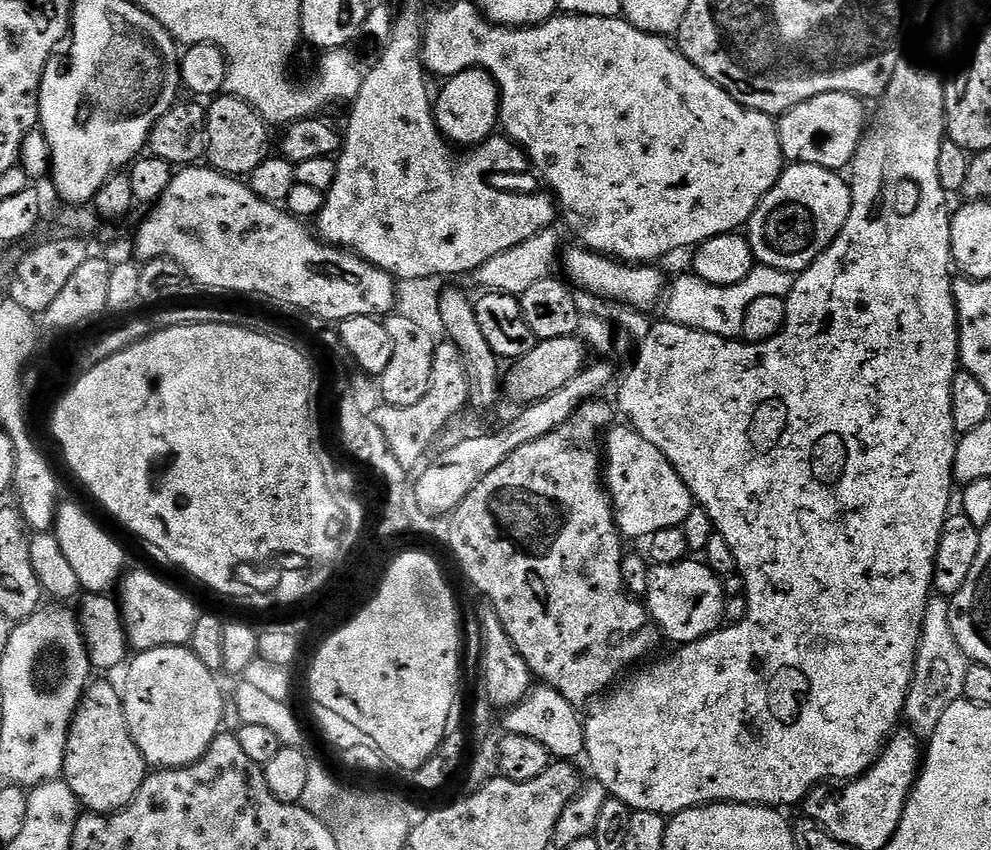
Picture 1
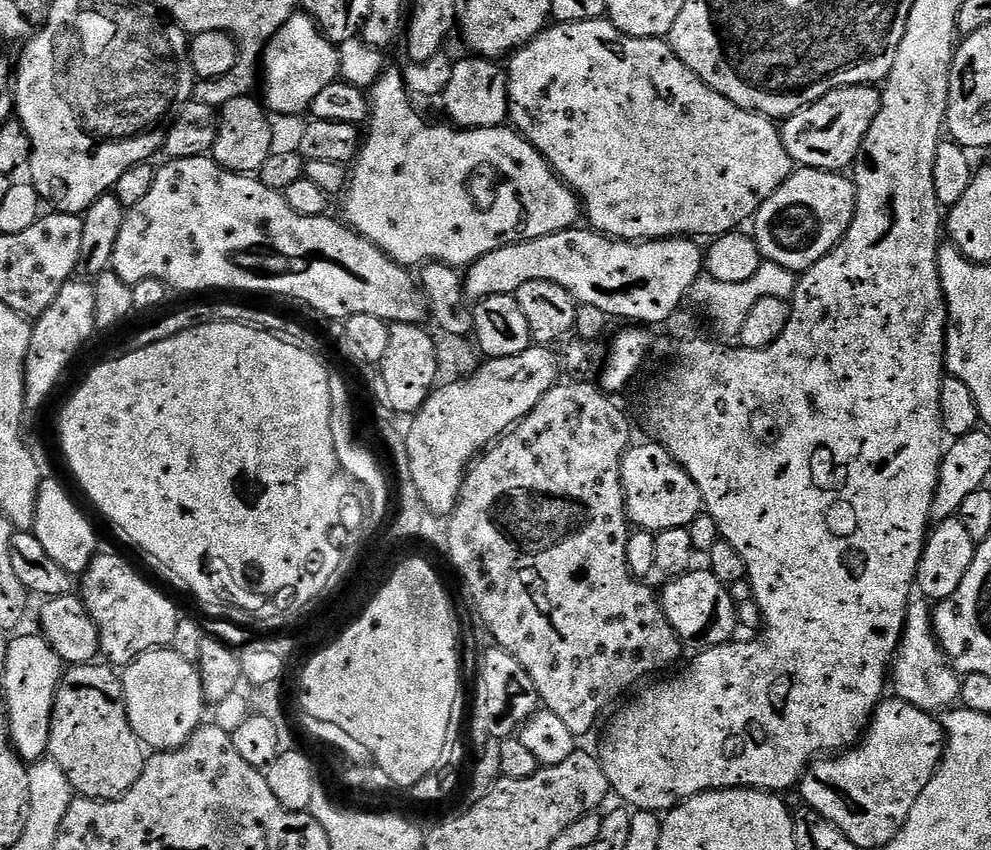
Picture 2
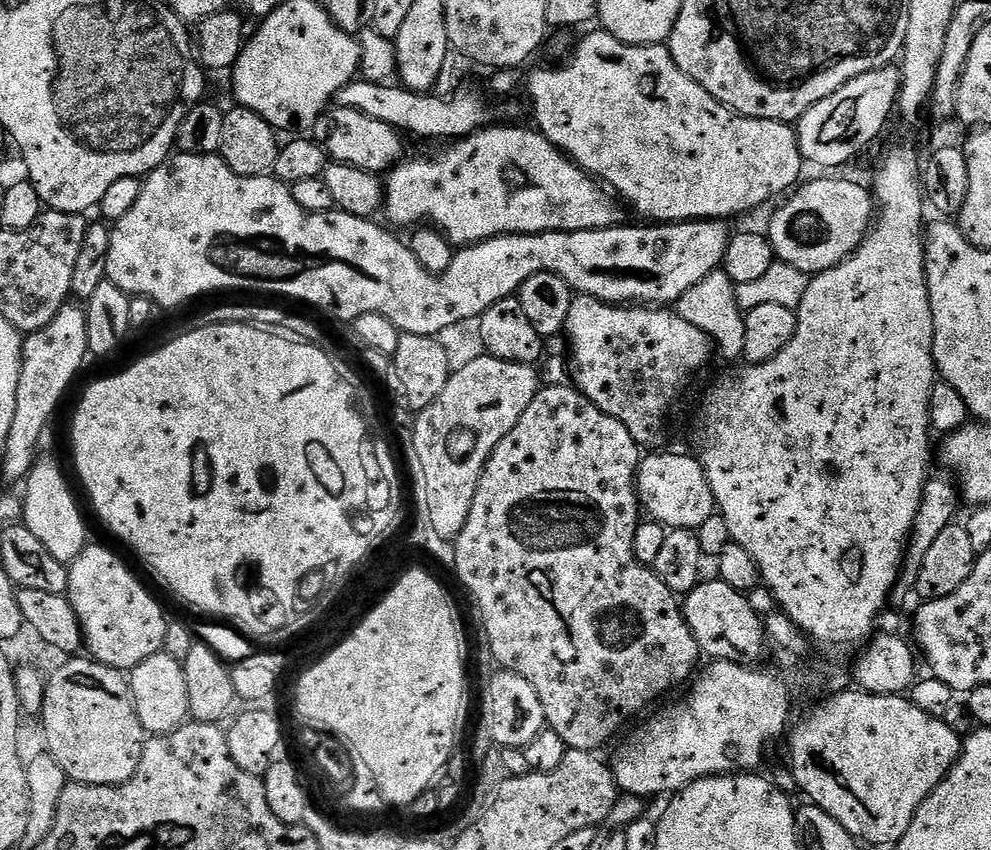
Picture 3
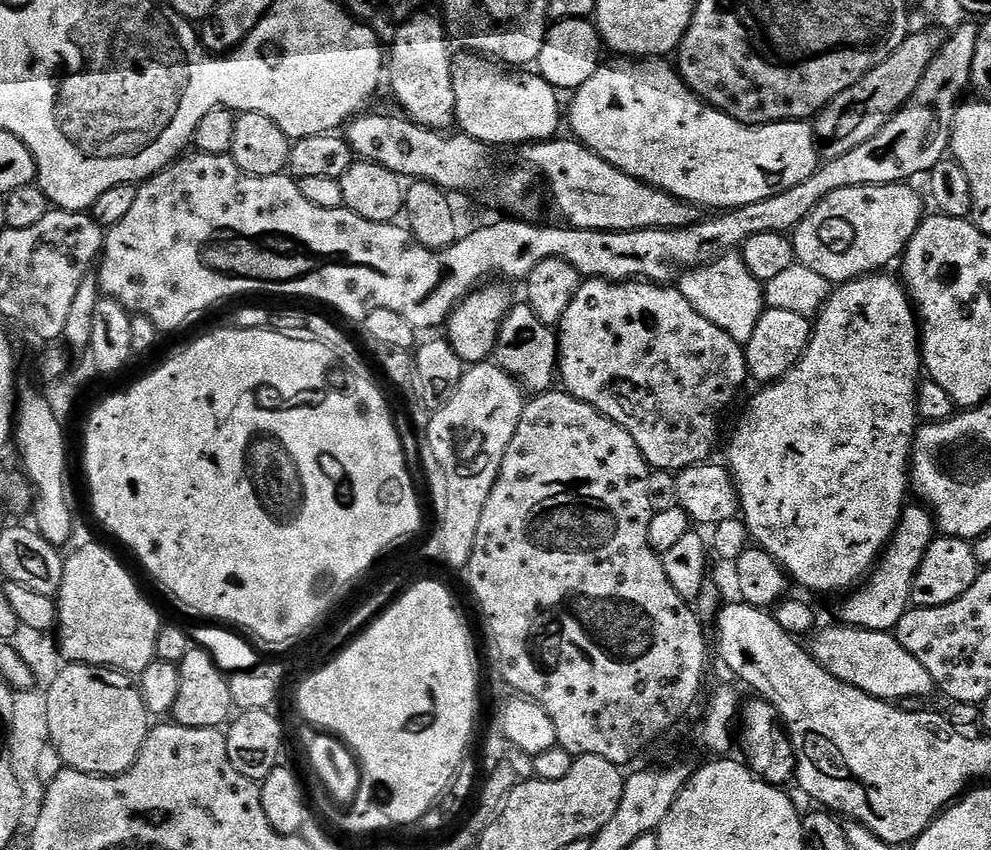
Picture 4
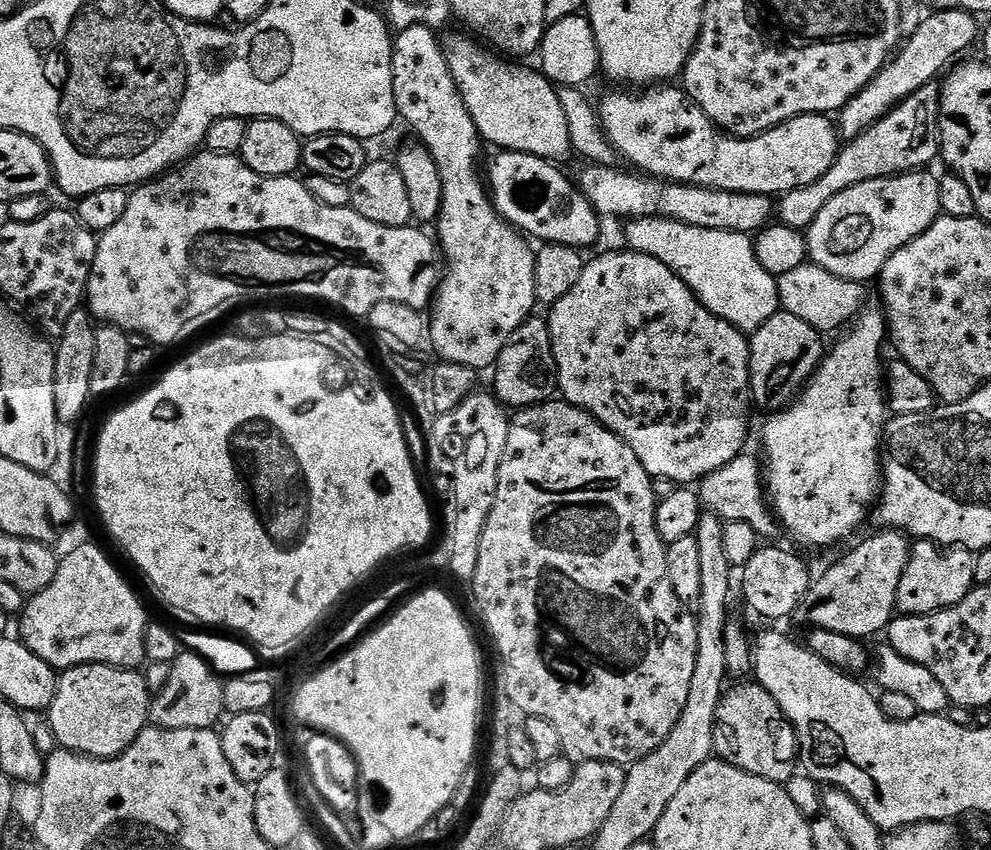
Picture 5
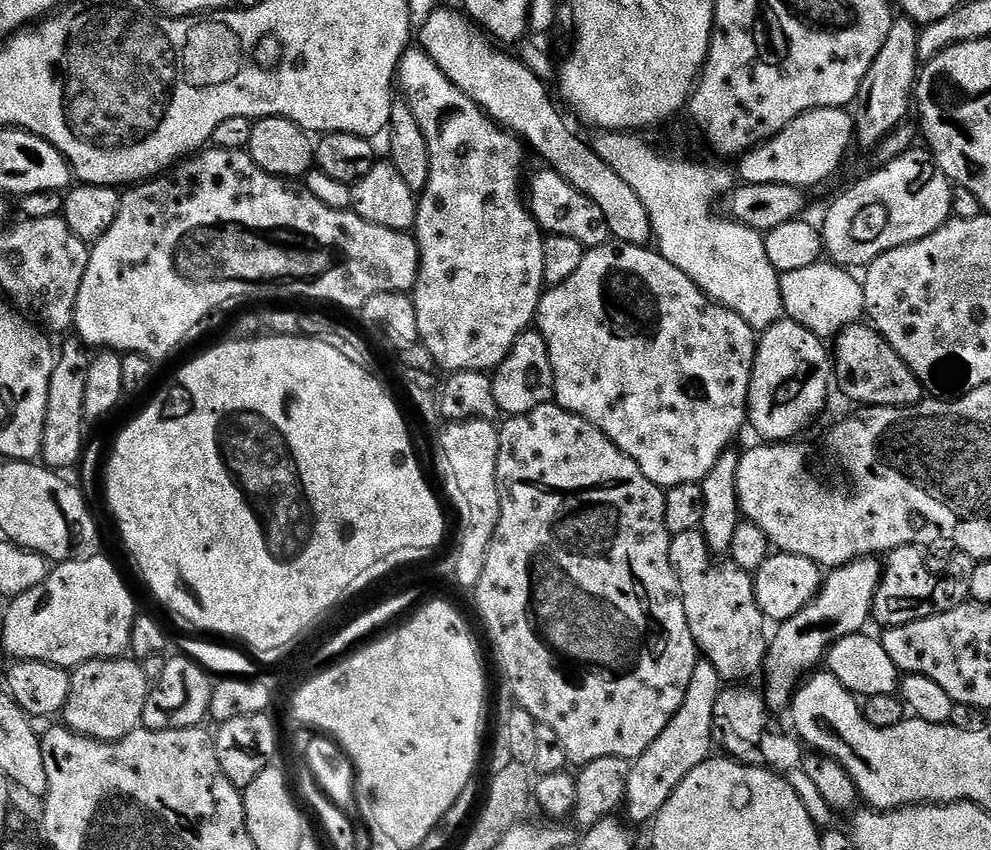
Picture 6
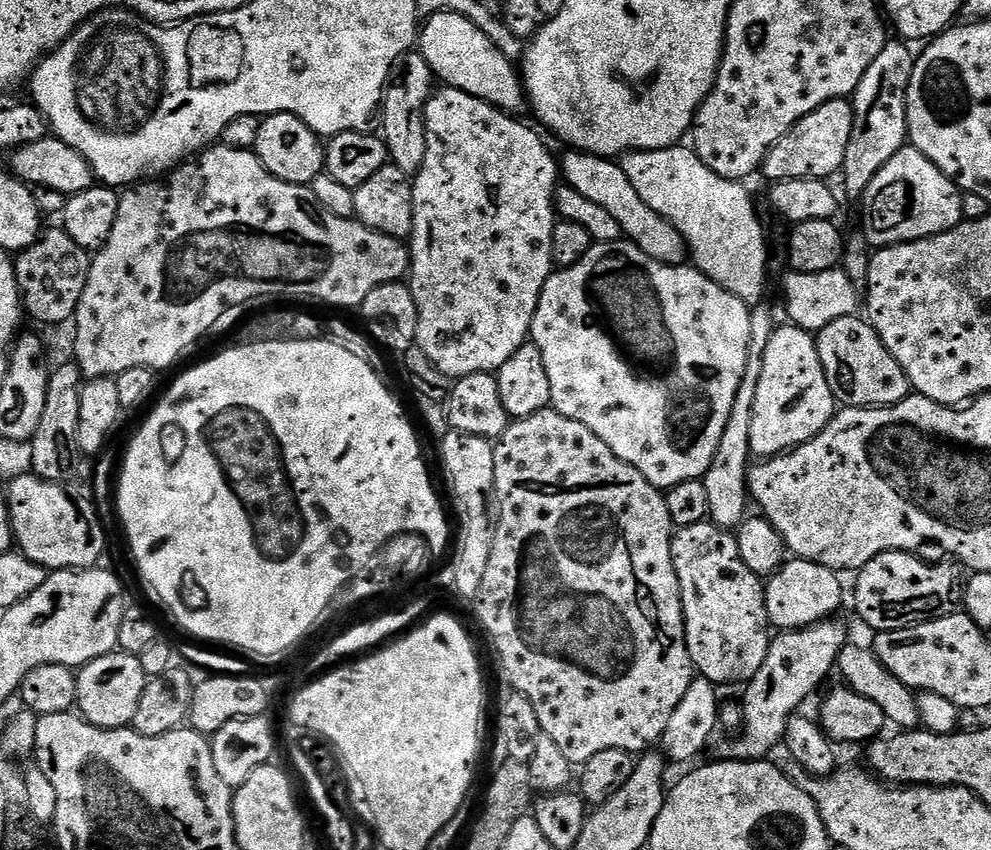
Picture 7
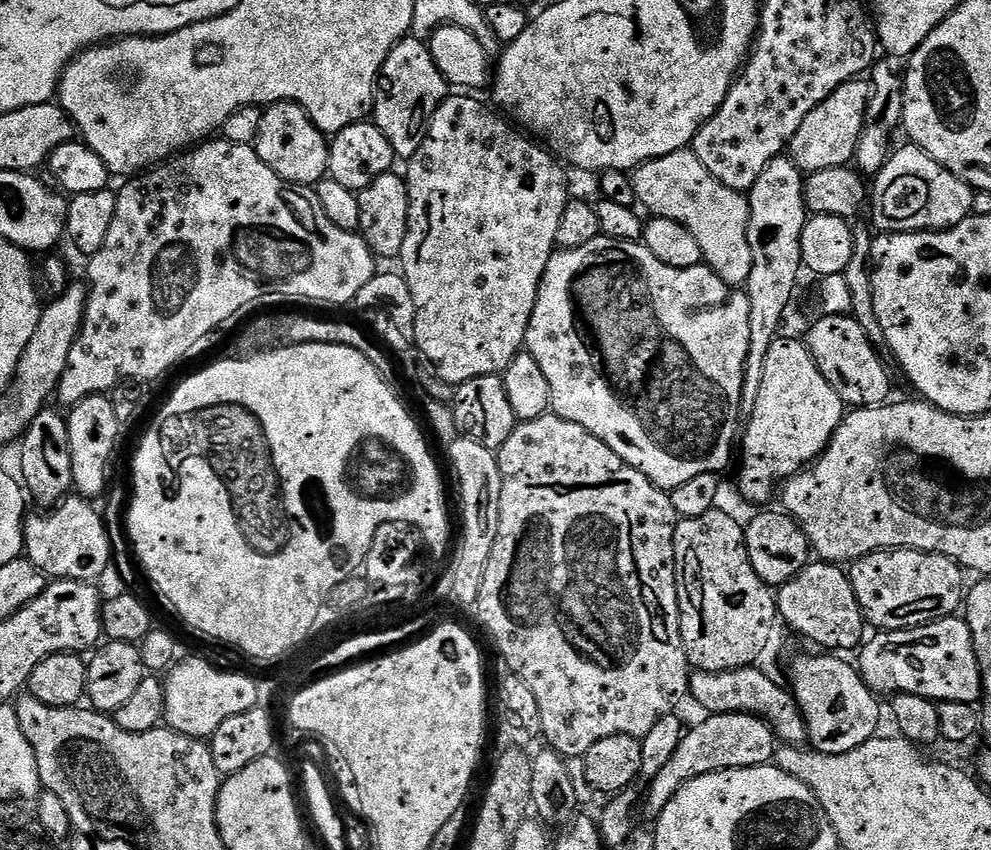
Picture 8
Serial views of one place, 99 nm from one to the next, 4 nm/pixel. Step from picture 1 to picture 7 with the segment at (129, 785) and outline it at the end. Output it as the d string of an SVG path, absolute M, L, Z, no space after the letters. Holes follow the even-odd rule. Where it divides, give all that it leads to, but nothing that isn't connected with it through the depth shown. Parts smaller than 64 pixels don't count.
M114 651L79 669L76 678L76 708L79 715L99 728L127 728L134 714L138 714L138 702L142 702L142 690L150 677L142 670L139 656Z

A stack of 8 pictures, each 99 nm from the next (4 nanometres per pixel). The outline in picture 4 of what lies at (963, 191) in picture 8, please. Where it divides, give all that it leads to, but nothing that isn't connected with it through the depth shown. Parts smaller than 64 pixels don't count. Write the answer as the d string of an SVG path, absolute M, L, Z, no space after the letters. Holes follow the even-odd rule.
M911 183L886 185L860 185L846 190L834 190L791 233L792 249L796 252L797 261L810 270L825 276L830 282L847 282L857 280L860 276L879 273L892 259L899 257L908 247L910 238L918 230L921 220L926 215L925 197L912 189Z

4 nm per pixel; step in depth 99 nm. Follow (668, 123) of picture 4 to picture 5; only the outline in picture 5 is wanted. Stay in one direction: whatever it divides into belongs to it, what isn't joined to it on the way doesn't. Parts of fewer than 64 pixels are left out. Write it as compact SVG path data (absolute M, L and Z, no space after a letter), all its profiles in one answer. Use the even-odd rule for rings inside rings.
M648 86L637 96L631 96L628 90L612 90L601 104L598 104L600 127L606 138L612 143L621 157L624 156L633 164L633 169L652 178L669 181L673 184L697 184L703 188L714 190L730 190L738 194L762 194L779 198L785 192L798 190L798 186L810 186L810 182L818 182L830 166L834 166L834 158L842 148L842 140L838 128L832 124L827 115L799 116L785 124L779 124L760 136L751 136L739 140L721 132L715 124L702 114L702 110L684 93L680 86Z

